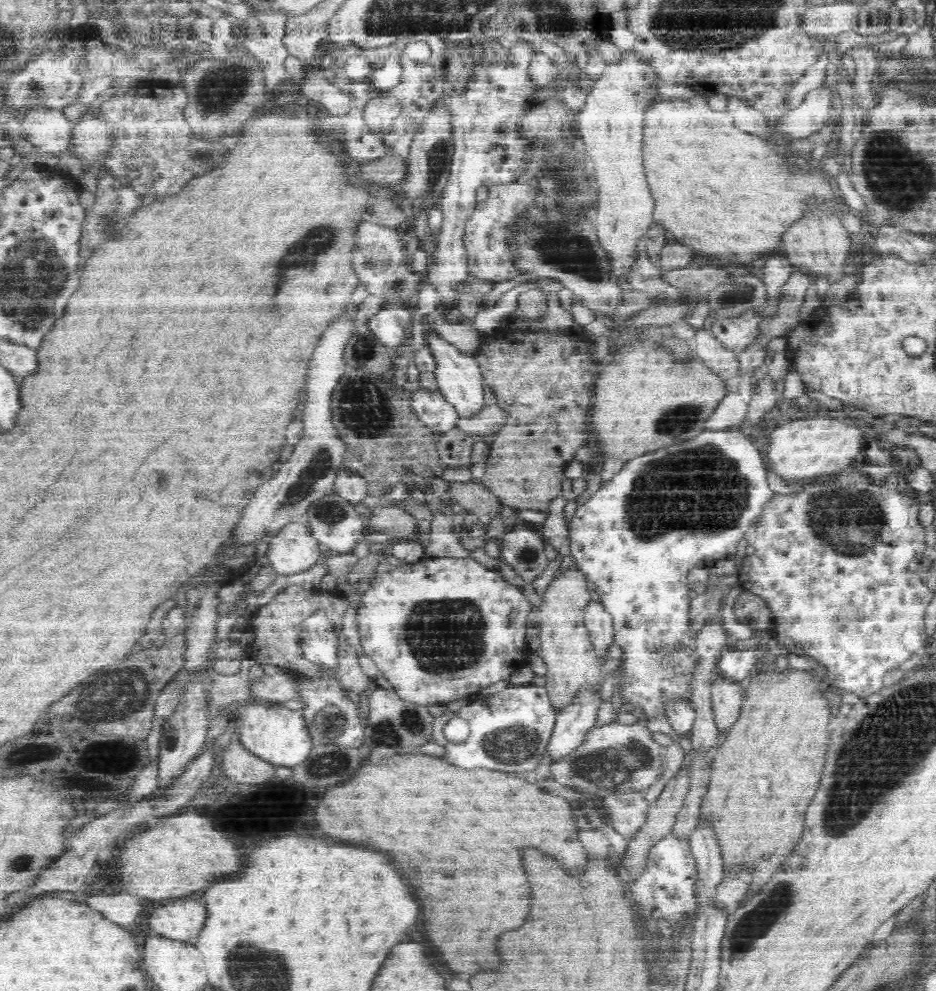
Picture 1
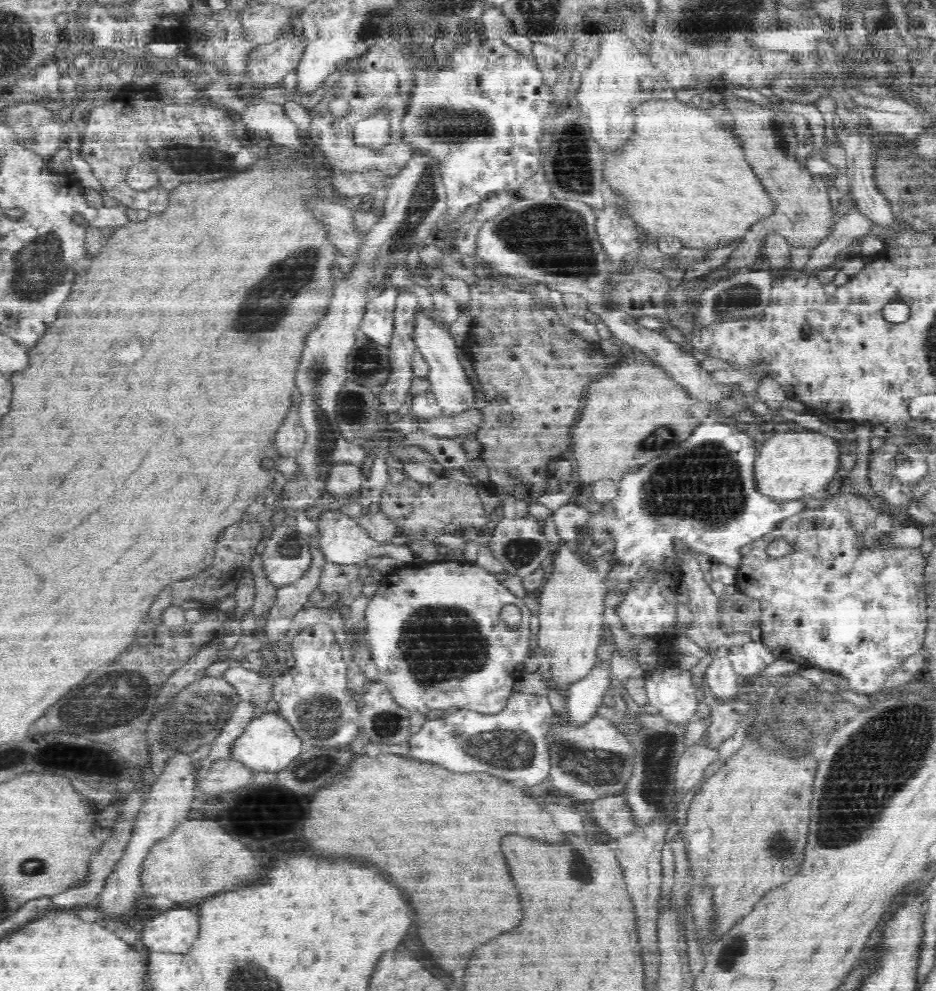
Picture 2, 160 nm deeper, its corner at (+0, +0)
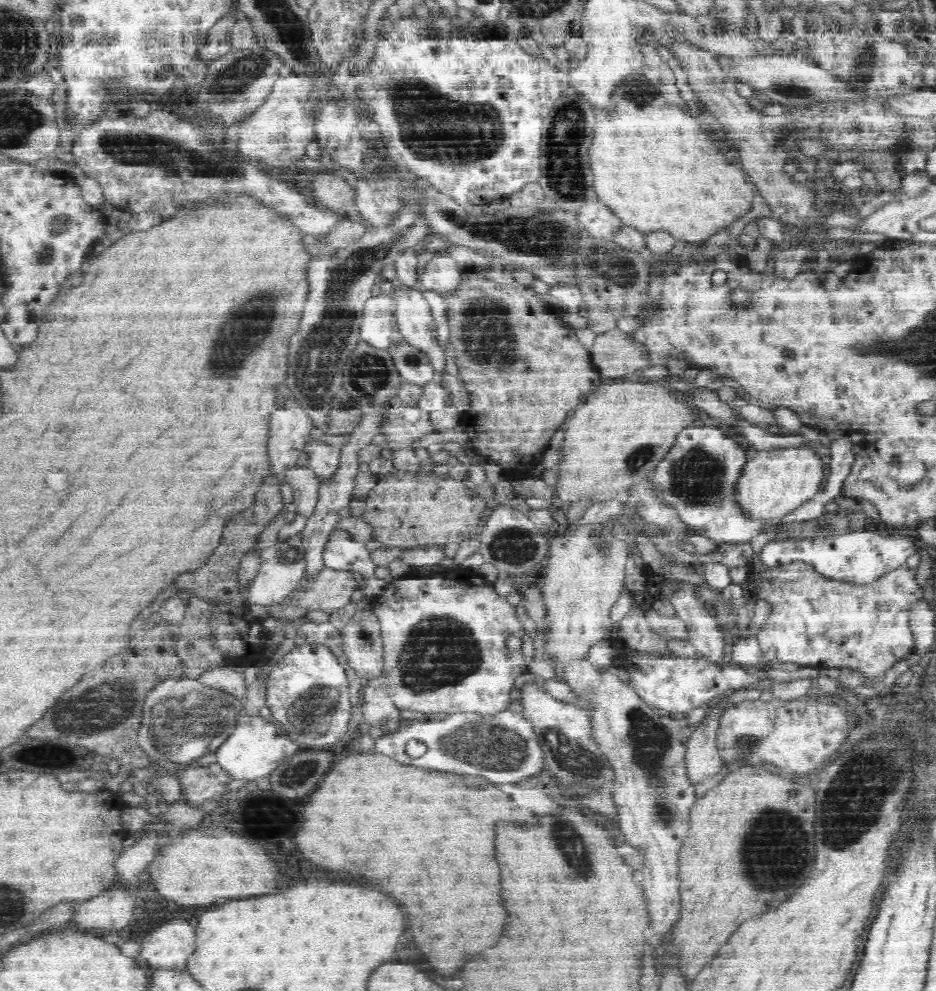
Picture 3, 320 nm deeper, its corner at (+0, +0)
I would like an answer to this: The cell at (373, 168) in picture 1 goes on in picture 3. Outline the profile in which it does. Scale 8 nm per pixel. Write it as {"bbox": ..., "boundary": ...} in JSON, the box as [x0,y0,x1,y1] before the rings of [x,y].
{"bbox":[311,171,357,211],"boundary":[[[322,171],[311,186],[311,196],[319,206],[327,206],[341,211],[354,209],[357,192],[352,184],[335,173]]]}

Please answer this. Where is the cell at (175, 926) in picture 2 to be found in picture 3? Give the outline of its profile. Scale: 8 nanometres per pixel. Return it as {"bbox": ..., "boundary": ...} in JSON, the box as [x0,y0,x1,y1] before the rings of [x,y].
{"bbox":[140,918,196,968],"boundary":[[[172,918],[160,926],[154,926],[141,942],[140,956],[148,960],[152,968],[156,966],[186,966],[188,956],[196,948],[196,928],[186,918]]]}

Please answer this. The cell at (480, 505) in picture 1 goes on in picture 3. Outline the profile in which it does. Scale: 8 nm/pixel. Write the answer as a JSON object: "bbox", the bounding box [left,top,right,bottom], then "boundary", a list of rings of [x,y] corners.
{"bbox":[361,470,487,548],"boundary":[[[392,470],[387,477],[379,477],[376,487],[368,494],[361,518],[374,526],[374,536],[385,547],[415,548],[439,541],[457,542],[477,537],[477,526],[487,516],[484,498],[479,498],[467,482],[426,473]]]}

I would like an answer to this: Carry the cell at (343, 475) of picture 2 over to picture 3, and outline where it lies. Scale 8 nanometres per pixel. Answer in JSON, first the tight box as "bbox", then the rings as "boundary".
{"bbox":[304,440,340,484],"boundary":[[[313,440],[311,443],[307,442],[304,450],[309,454],[308,465],[322,484],[332,482],[340,468],[340,449],[320,440]]]}

